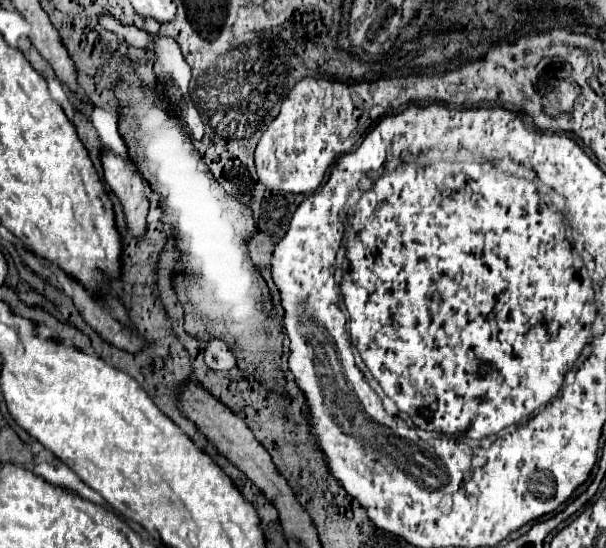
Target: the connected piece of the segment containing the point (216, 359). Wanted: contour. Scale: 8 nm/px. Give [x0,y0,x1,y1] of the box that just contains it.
[205,340,235,370]

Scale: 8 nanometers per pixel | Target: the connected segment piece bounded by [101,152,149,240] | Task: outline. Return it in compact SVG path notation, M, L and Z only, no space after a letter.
M101 152L105 168L105 184L119 198L125 214L127 232L139 240L147 232L147 212L149 200L143 194L141 180L125 166L125 162L115 152Z

